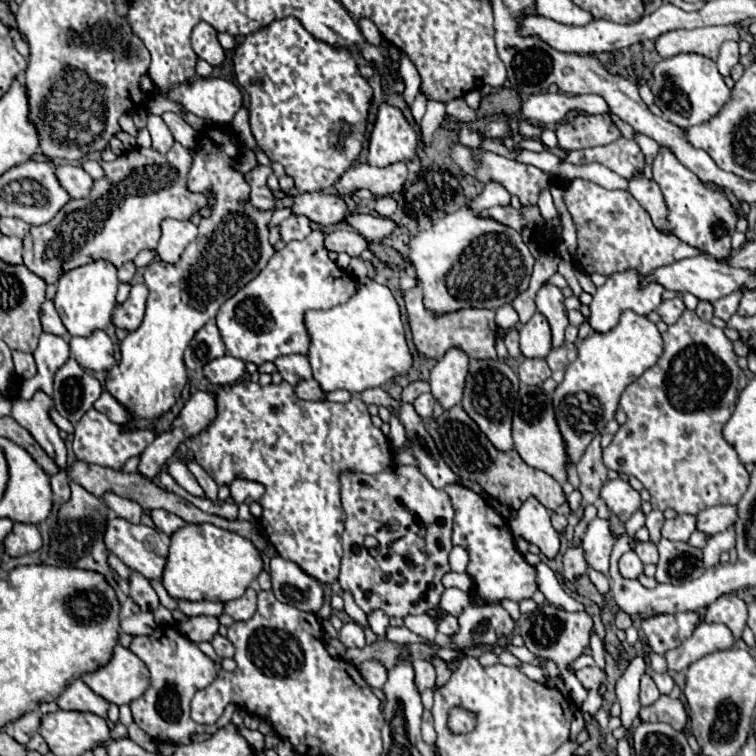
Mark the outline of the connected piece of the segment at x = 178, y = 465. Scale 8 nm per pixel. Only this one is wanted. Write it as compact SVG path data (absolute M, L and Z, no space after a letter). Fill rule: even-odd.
M181 460L169 462L169 464L167 464L167 474L171 474L171 478L173 478L181 488L185 488L189 494L193 494L193 496L205 496L203 490L201 490L201 486L197 484L195 476L189 472L187 464L183 464Z

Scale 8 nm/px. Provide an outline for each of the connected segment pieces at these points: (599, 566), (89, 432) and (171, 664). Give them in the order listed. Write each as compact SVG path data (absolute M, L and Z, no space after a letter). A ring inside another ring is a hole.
M601 518L591 520L583 536L583 554L587 564L597 572L607 574L609 556L615 542L617 542L617 534L611 530L609 520L601 520Z
M87 410L83 418L77 422L73 432L73 452L79 460L85 460L89 464L101 464L111 468L121 468L131 456L137 456L153 442L153 436L133 436L129 430L121 430L121 426L113 424L105 414L97 410Z
M159 626L149 636L135 636L129 650L133 654L137 654L147 664L147 668L151 672L151 686L147 688L147 692L141 698L133 700L129 706L133 712L135 724L143 732L147 732L155 742L171 742L177 746L189 744L193 734L203 734L203 732L213 734L231 722L231 716L237 708L235 704L229 704L225 708L223 716L213 726L201 726L191 720L189 702L197 690L209 686L215 680L217 666L191 640L187 640L177 628Z

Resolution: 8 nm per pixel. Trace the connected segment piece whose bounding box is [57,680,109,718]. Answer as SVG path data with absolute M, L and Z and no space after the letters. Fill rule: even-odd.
M73 680L65 692L57 700L59 708L63 710L79 710L79 712L93 712L101 718L107 718L109 702L95 694L83 680Z

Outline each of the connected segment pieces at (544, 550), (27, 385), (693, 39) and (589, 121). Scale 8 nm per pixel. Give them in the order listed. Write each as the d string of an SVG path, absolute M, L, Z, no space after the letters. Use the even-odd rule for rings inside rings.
M527 498L519 508L517 520L511 520L509 526L515 536L523 536L527 542L537 544L543 556L555 558L559 552L559 534L551 526L549 510L537 498Z
M43 332L33 356L37 362L37 374L31 380L23 380L19 398L31 400L33 394L39 390L53 398L53 378L55 378L55 372L69 358L69 344L61 336L53 336L53 334Z
M735 24L705 26L695 30L671 30L657 38L657 52L661 58L671 58L681 52L693 52L717 60L719 48L725 40L741 40Z
M609 112L605 114L577 114L575 118L559 124L555 128L557 138L559 138L559 148L569 152L569 150L581 150L589 146L601 146L601 144L611 144L617 140L619 128L613 124Z

